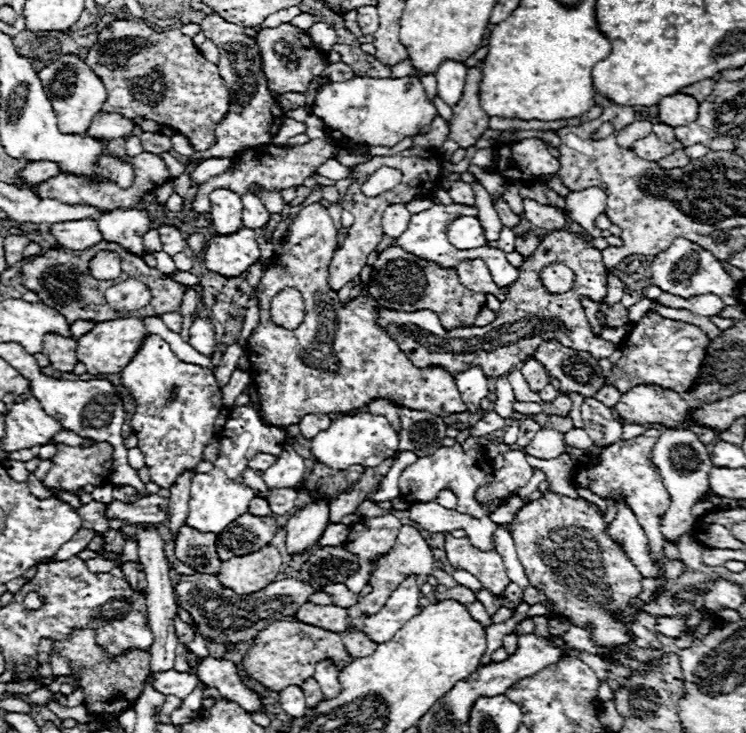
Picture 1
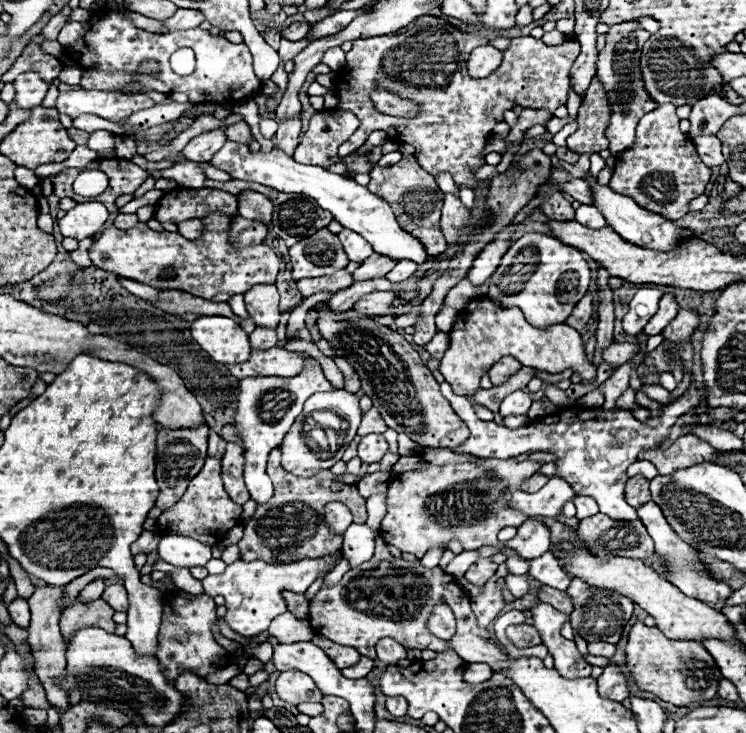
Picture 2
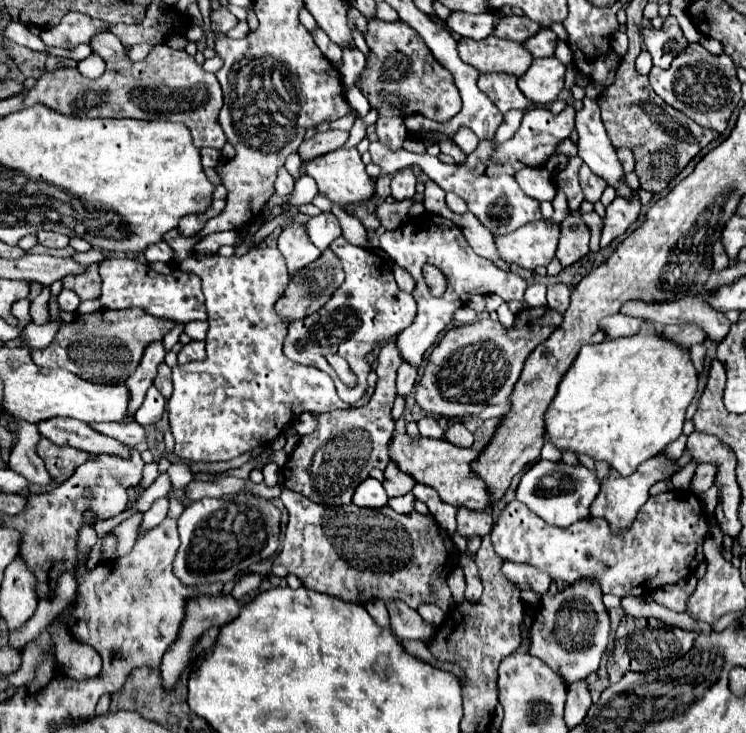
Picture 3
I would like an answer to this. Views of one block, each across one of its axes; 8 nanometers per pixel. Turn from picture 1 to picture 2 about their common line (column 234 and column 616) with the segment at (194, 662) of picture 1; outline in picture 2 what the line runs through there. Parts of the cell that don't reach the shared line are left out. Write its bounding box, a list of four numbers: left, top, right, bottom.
[596,664,628,702]

